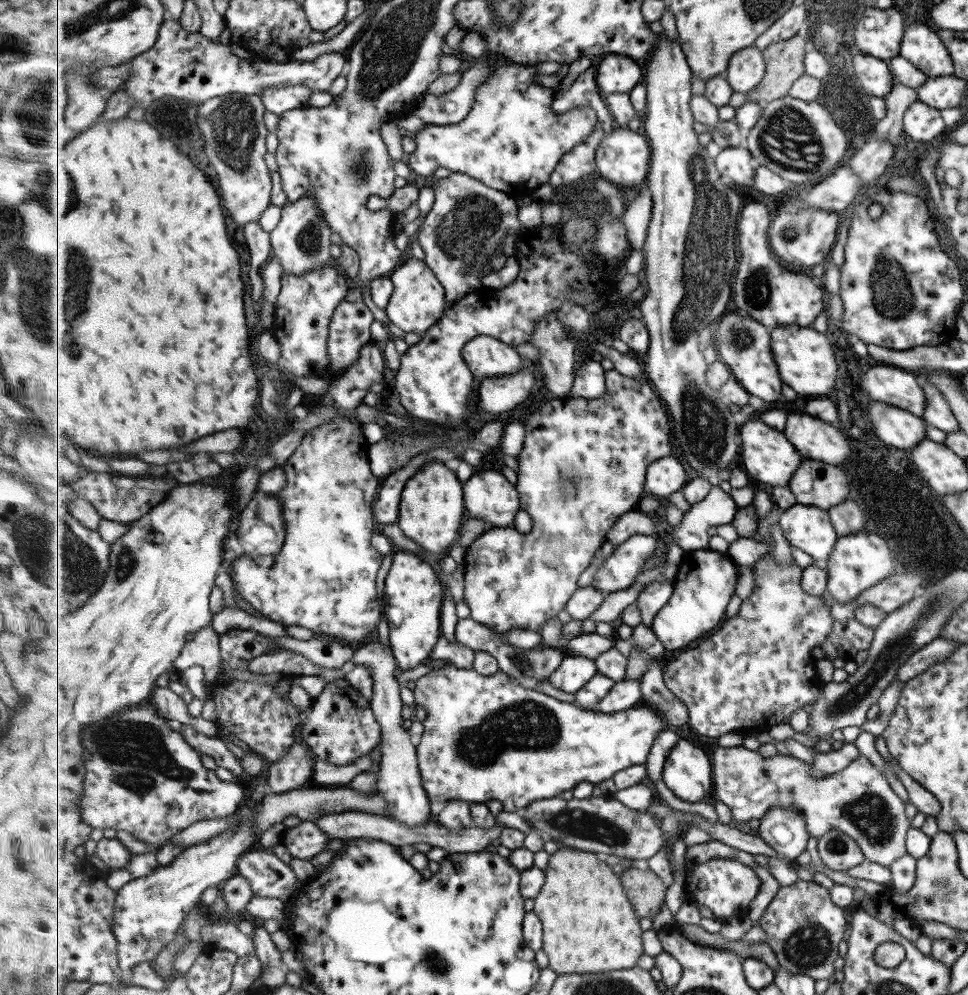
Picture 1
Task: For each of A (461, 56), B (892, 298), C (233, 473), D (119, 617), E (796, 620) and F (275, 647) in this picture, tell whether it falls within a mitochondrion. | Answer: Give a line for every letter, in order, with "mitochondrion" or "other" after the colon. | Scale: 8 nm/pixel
A: other
B: mitochondrion
C: other
D: other
E: mitochondrion
F: other

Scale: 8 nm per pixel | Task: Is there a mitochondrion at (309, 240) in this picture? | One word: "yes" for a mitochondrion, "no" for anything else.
yes

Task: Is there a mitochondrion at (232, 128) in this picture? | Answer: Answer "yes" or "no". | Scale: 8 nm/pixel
yes

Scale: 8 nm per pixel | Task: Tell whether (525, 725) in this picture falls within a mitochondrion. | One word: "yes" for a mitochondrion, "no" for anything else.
yes

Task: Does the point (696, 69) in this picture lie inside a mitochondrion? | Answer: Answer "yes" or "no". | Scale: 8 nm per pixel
no

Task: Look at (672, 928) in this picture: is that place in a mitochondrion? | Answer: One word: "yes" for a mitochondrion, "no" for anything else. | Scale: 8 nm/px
no

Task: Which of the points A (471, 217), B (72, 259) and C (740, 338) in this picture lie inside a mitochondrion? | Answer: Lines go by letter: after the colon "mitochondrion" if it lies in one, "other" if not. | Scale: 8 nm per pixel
A: mitochondrion
B: mitochondrion
C: mitochondrion

